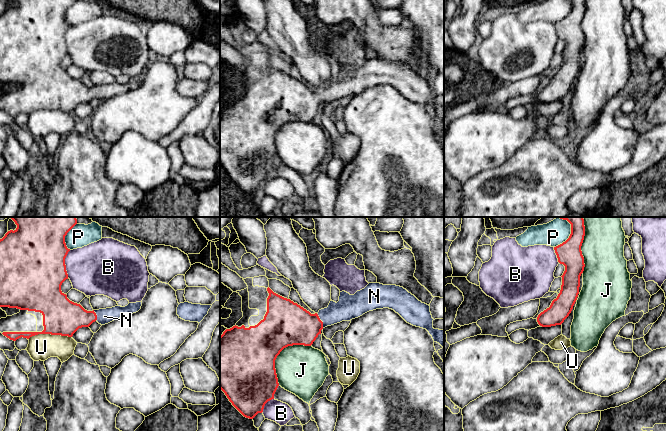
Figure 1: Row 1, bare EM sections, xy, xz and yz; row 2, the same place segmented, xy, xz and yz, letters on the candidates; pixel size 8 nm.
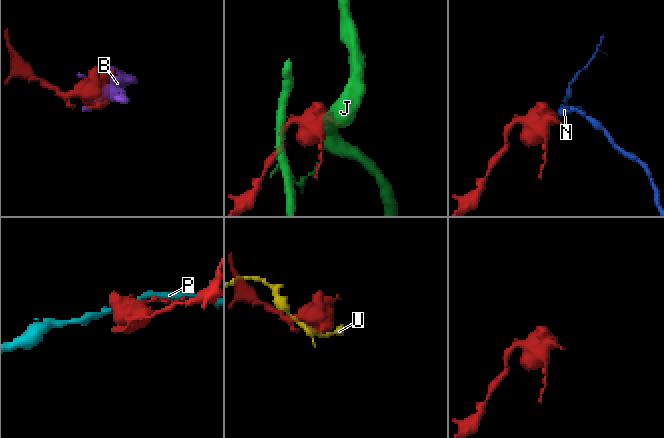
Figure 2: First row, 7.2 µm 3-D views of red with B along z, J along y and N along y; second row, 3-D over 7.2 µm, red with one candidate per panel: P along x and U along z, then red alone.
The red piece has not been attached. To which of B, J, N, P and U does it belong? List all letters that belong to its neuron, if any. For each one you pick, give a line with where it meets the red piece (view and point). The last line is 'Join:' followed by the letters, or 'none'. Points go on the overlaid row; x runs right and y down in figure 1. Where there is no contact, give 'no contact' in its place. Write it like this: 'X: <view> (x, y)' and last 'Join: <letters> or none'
N: xz (320, 320)
Join: N

